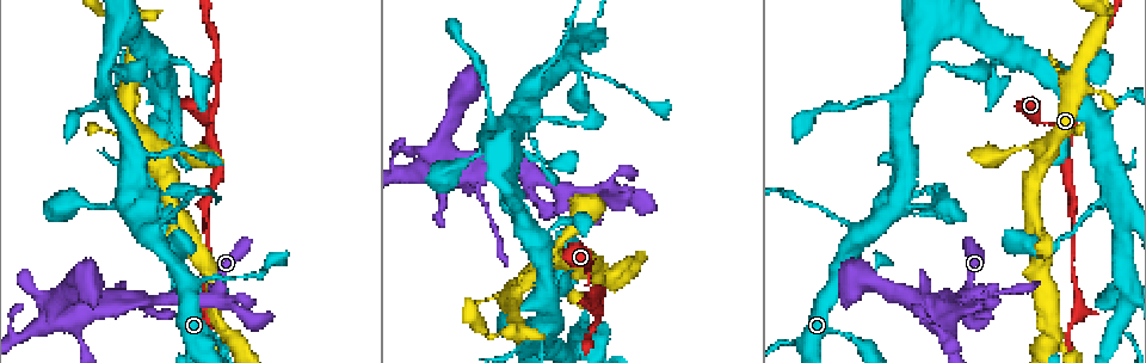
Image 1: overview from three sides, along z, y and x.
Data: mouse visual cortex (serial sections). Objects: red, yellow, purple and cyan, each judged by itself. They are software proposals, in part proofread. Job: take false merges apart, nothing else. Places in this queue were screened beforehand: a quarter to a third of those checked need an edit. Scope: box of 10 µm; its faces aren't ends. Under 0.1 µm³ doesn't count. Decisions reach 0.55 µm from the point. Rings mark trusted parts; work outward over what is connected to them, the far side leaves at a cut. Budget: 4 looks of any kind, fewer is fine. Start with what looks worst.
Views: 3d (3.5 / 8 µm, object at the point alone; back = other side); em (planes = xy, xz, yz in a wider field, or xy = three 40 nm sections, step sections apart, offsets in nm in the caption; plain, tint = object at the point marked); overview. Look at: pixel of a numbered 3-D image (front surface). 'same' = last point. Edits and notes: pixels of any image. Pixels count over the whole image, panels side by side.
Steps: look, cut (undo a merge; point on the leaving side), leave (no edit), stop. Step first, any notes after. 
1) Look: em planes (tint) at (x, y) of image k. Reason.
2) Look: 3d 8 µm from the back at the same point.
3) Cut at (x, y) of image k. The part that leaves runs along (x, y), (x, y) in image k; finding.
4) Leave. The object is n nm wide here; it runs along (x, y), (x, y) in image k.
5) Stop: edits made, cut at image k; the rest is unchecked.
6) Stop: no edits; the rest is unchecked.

Look: 3d 3.5 µm from the back at (851, 227) of image 1. Sharp bend.

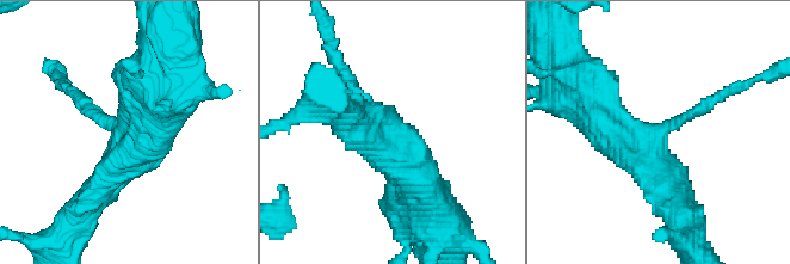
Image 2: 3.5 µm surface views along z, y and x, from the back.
Look: em xy step 3 (tint) at (656, 135) of image 2. 3 arms meet here; the arms are 200, 400, 500 nm wide; now the EM.

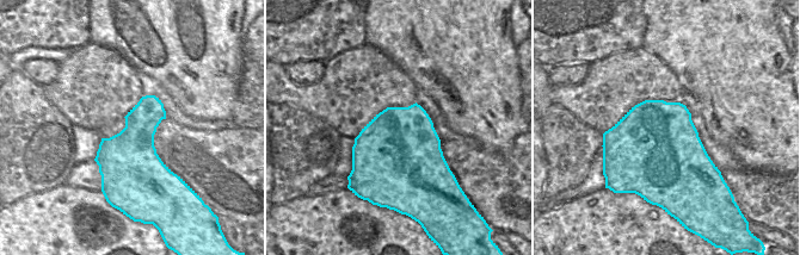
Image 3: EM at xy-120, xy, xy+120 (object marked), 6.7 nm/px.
Leave. The object is 600 nm wide here; it runs along (680, 212), (662, 175), (596, 109) in image 2; all the same cell.

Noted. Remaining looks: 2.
Look: 3d 3.5 µm at (209, 135) of image 1.

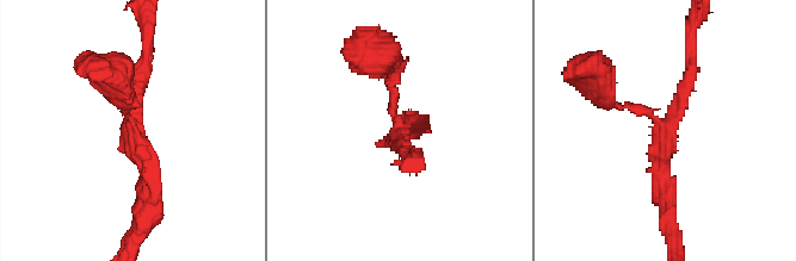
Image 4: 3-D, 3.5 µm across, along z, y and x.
Look: em xy step 2 (tint) at (399, 126) of image 4. 3 arms meet here; the arms are 150, 200, 200 nm wide.

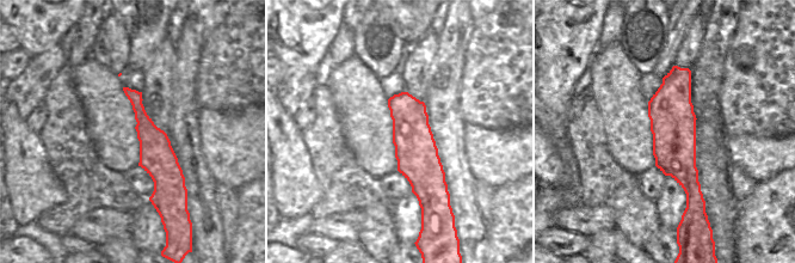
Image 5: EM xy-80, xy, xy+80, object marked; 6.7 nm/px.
Leave. It runs along (122, 91), (152, 200) in image 4; all the same cell.

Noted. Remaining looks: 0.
Stop: no edits; the rest is unchecked.

